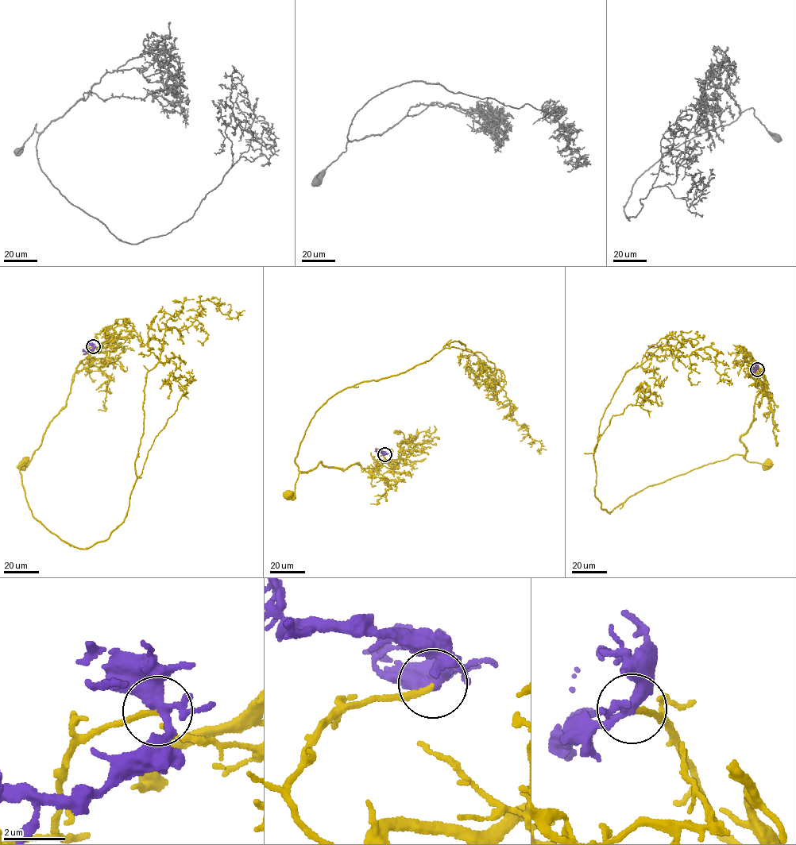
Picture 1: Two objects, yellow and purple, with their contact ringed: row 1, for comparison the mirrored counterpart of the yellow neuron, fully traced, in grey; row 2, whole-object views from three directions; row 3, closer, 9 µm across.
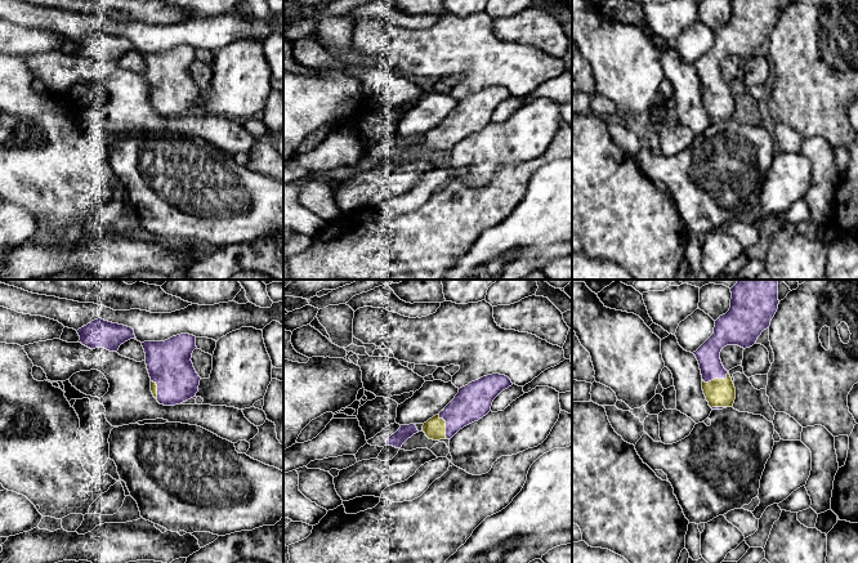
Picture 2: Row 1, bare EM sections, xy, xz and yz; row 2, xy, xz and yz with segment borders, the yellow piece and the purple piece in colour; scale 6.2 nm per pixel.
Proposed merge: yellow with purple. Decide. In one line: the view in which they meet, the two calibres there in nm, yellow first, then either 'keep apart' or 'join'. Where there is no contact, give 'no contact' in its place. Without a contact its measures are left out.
yz | 180/150 nm | join

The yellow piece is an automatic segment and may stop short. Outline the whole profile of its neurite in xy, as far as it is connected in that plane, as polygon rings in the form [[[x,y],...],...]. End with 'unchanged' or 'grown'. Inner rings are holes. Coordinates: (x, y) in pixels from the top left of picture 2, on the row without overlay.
[[[180,45],[165,53],[144,53],[151,103],[160,116],[175,117],[198,103],[201,89],[191,72],[196,48]]] | grown

